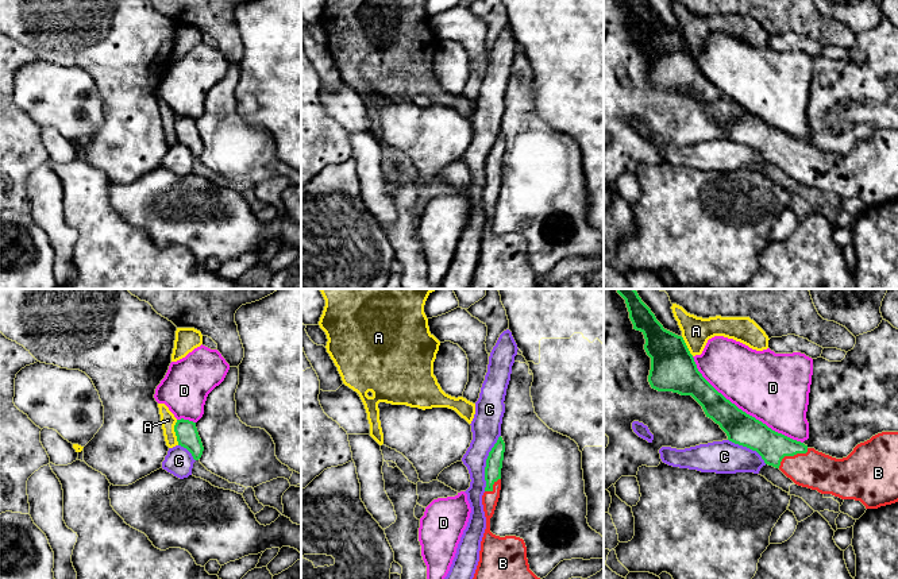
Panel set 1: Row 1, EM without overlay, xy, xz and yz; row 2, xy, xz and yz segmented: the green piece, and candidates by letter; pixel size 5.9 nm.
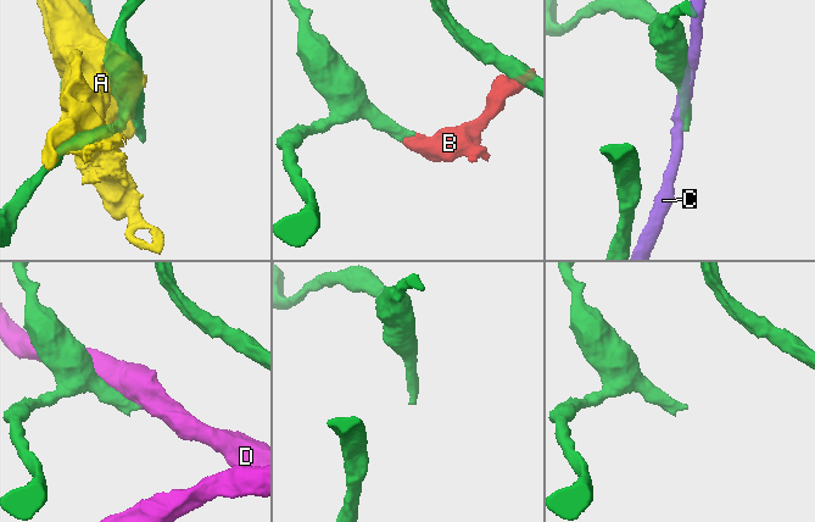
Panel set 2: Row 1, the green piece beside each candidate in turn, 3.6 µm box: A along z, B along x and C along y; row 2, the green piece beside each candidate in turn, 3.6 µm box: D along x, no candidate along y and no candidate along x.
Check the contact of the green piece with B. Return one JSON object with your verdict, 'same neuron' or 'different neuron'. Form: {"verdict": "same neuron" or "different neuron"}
{"verdict": "same neuron"}

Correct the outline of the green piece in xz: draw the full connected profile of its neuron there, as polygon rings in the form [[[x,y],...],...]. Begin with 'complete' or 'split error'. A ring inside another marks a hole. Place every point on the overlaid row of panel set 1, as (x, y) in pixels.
split error; [[[500,436],[486,459],[486,487],[482,495],[486,529],[473,579],[540,579],[529,570],[523,539],[516,536],[500,537],[490,532],[490,518],[500,498],[504,452],[505,443]]]

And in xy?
complete; [[[177,420],[174,425],[178,445],[186,448],[194,460],[199,460],[203,455],[204,447],[199,436],[196,422],[189,420]]]

